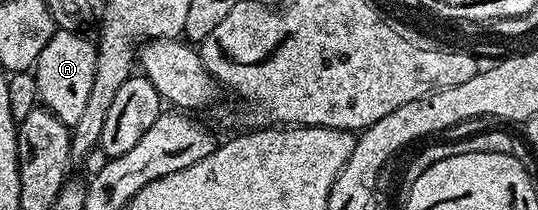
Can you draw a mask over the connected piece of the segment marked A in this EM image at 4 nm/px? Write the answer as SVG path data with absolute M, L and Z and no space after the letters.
M57 31L50 43L42 47L42 55L38 55L34 66L39 104L49 109L61 123L69 127L78 123L78 118L86 107L86 99L90 99L90 87L94 87L98 49L93 42L91 45L88 39L79 33Z

